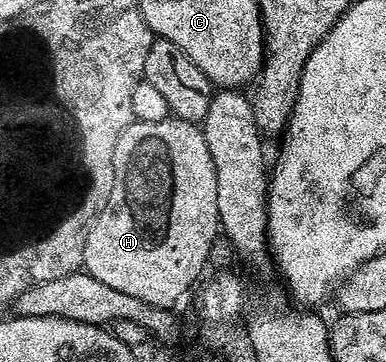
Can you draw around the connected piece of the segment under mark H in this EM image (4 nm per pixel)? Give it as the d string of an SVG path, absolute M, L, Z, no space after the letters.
M170 118L163 122L134 122L123 130L123 134L117 137L115 142L115 186L111 190L109 205L97 216L97 220L91 226L87 234L87 246L85 247L84 271L90 276L99 278L99 282L121 291L122 294L132 294L142 302L147 302L156 308L173 308L176 300L196 282L201 276L201 271L206 271L211 254L211 246L217 241L219 235L219 202L215 190L215 162L211 162L211 150L207 150L205 133L196 123Z

